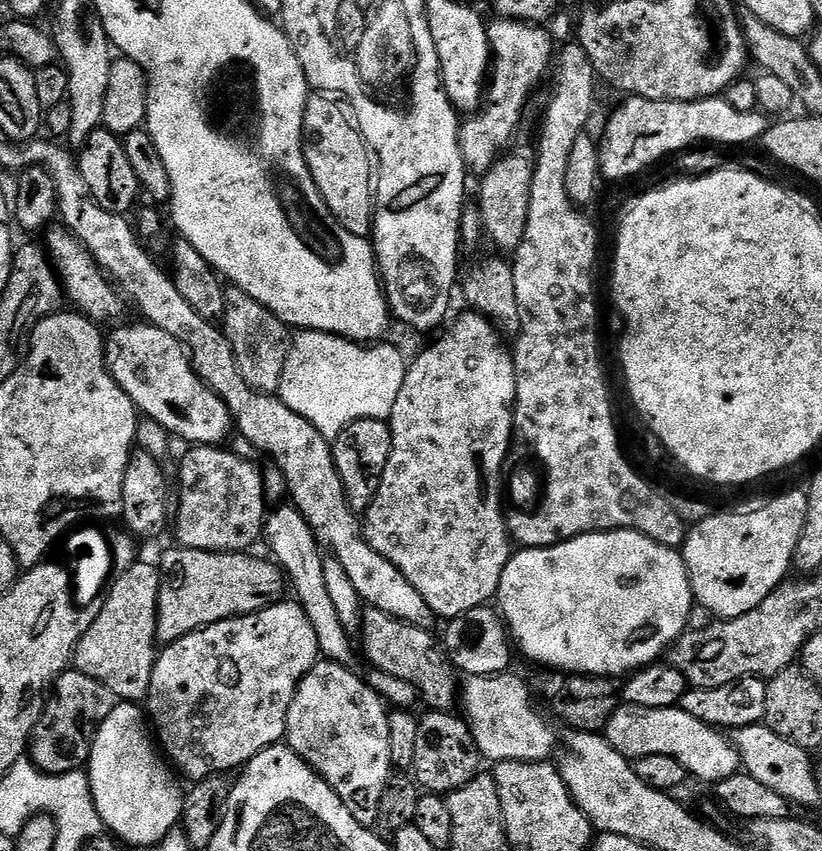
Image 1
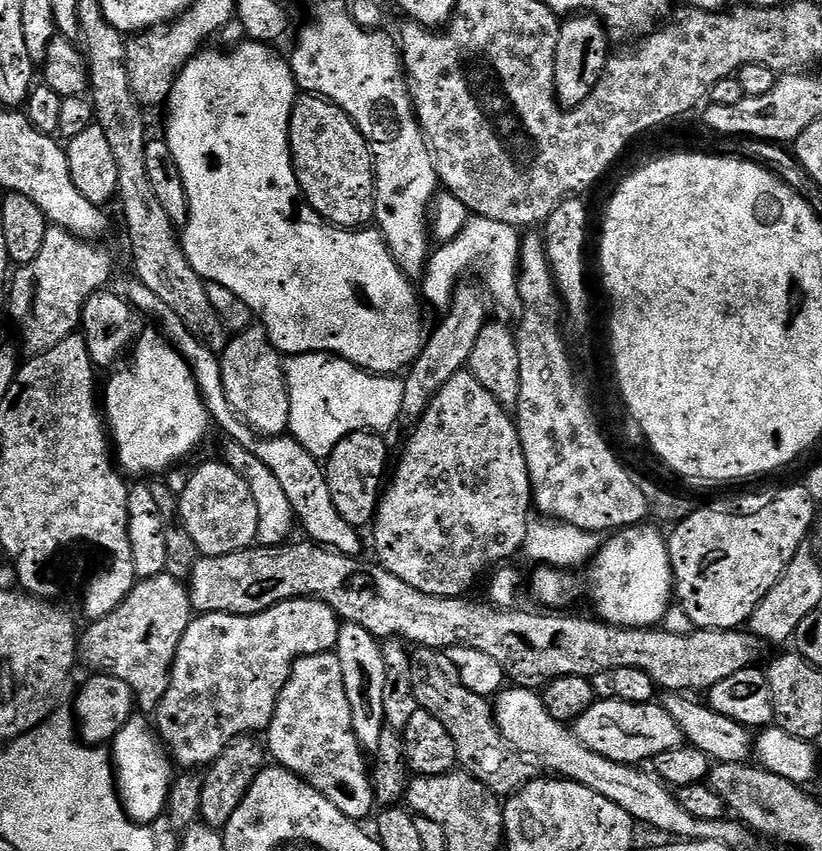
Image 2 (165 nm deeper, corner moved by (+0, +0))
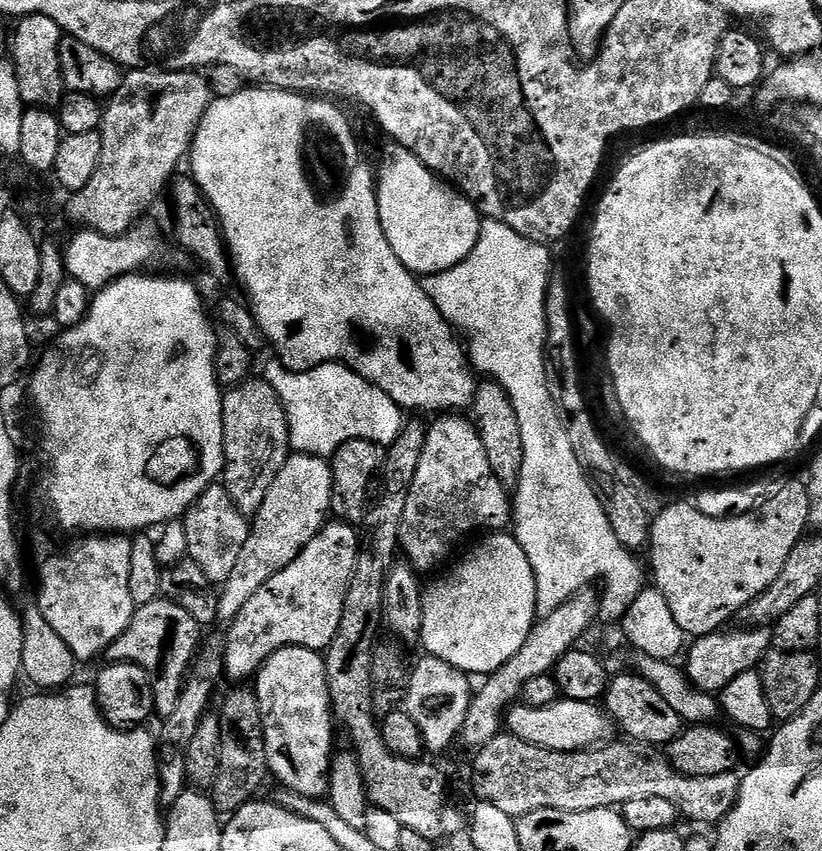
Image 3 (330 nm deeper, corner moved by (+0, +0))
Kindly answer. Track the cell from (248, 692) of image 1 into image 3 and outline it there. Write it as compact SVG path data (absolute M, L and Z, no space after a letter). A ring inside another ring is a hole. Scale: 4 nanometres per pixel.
M328 522L325 523L324 529L315 536L312 541L307 544L300 552L298 558L294 558L294 562L290 562L290 566L286 566L286 570L282 570L278 574L274 574L274 578L270 578L270 582L266 582L266 586L262 586L262 590L258 590L258 594L254 594L254 598L250 598L250 602L246 602L246 606L242 606L242 610L238 614L238 618L234 618L231 624L227 625L226 632L228 637L222 643L222 653L224 656L224 671L229 677L233 676L236 682L244 682L249 678L255 677L264 663L273 656L278 650L283 648L314 648L317 650L326 650L334 642L334 638L340 629L342 622L342 610L346 602L346 590L350 586L350 578L354 578L354 570L356 569L356 554L360 550L361 537L358 535L357 529L347 522Z

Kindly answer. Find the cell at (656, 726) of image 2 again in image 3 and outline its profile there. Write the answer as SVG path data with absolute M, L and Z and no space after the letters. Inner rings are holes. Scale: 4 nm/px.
M561 698L555 704L541 708L509 708L506 713L506 728L522 742L530 742L539 748L549 748L555 752L579 752L582 748L590 748L607 741L608 731L614 728L614 724L599 703L587 704Z

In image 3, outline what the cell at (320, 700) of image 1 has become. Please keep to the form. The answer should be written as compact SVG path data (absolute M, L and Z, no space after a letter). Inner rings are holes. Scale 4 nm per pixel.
M283 648L273 654L256 674L255 683L264 684L258 688L262 700L264 715L264 733L266 734L266 752L268 754L268 771L281 780L289 792L303 796L324 798L328 794L328 783L334 761L332 752L332 695L328 685L328 662L314 648Z

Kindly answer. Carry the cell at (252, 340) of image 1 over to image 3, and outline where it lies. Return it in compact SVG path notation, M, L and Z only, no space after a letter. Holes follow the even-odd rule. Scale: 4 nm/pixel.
M249 378L223 393L222 430L224 431L224 470L222 483L240 512L251 518L262 506L266 490L274 486L278 470L290 455L286 410L267 379Z

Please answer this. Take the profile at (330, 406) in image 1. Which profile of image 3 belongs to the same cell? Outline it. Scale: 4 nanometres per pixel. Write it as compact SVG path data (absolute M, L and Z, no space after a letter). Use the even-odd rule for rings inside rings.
M273 362L266 373L288 419L288 443L293 453L331 458L351 440L369 440L381 446L395 442L406 423L405 413L378 386L339 362L323 364L305 372L291 372Z

